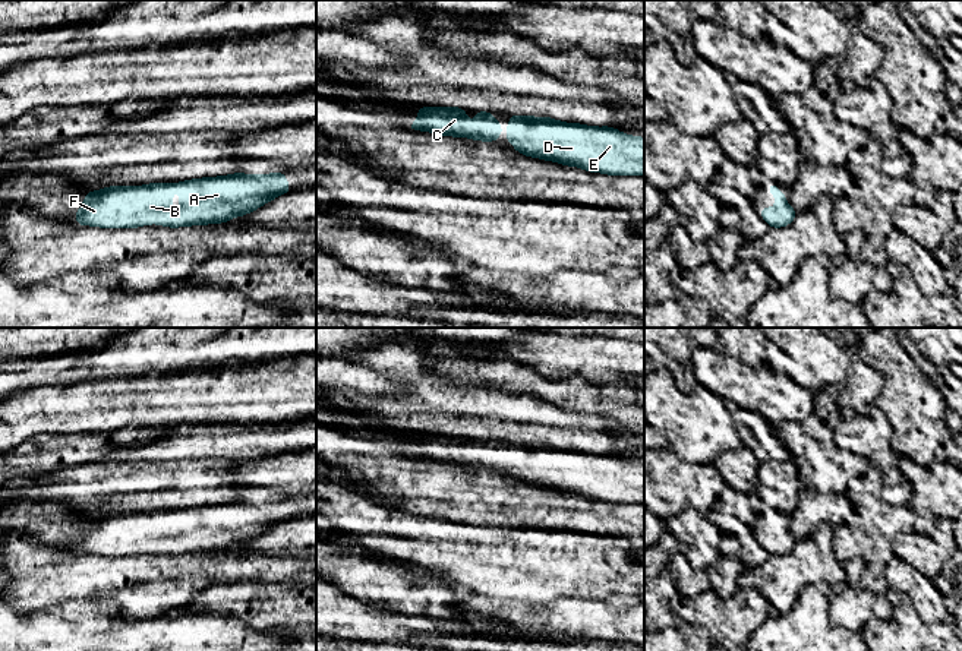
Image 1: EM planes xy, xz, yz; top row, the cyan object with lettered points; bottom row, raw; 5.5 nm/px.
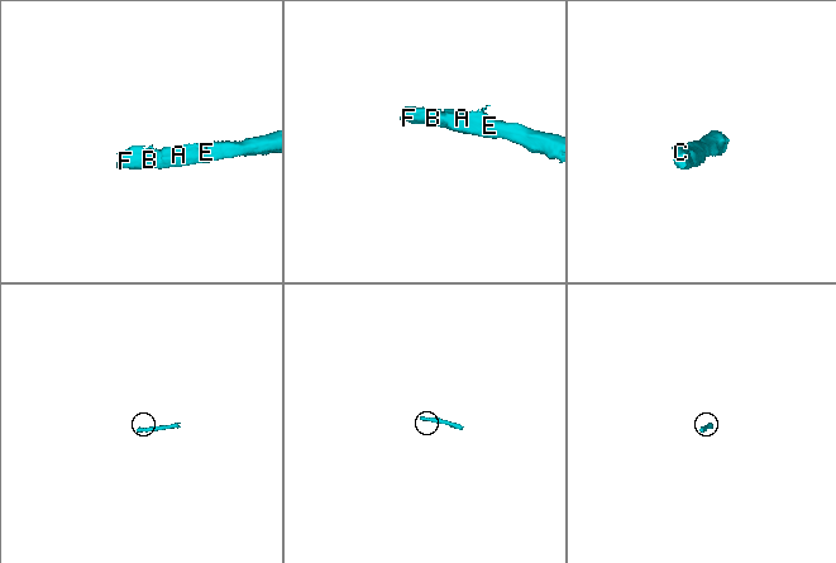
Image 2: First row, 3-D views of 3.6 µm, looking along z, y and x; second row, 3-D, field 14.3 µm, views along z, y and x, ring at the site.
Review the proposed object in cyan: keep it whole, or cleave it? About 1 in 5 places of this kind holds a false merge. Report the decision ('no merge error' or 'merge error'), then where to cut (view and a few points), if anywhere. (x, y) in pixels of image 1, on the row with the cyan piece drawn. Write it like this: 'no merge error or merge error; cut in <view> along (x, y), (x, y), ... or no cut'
no merge error; no cut

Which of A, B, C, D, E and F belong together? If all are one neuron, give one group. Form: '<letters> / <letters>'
A B C D E F

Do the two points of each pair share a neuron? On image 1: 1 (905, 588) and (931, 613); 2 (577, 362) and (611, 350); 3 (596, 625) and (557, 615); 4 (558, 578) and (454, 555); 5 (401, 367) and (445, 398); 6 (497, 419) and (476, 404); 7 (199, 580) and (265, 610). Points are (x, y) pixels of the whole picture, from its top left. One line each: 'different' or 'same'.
1: same
2: same
3: same
4: same
5: different
6: different
7: different

